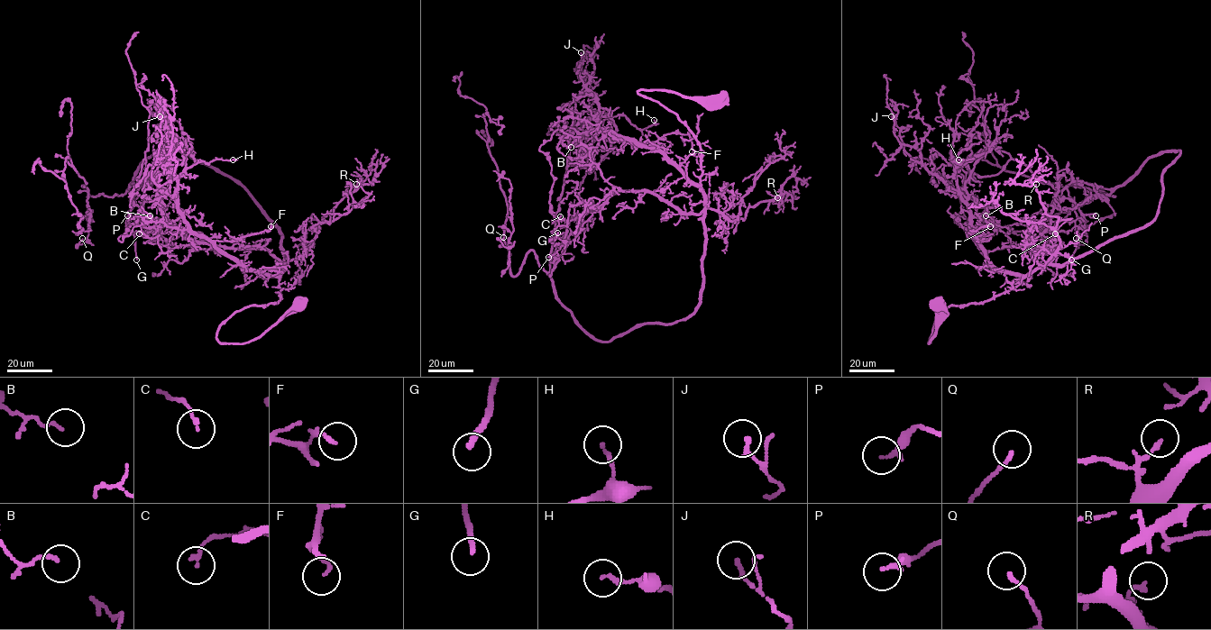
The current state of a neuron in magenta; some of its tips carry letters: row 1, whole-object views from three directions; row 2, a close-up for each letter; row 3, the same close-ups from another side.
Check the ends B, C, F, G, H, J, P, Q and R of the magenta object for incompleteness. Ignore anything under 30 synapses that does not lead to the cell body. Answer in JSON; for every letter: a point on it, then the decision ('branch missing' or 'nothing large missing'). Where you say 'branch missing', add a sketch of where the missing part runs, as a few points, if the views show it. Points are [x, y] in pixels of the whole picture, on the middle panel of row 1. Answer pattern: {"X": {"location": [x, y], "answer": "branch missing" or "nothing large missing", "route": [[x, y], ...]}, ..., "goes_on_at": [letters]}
{"B": {"location": [571, 147], "answer": "nothing large missing"}, "C": {"location": [560, 216], "answer": "nothing large missing"}, "F": {"location": [692, 151], "answer": "nothing large missing"}, "G": {"location": [557, 232], "answer": "branch missing", "route": [[557, 232], [561, 227], [580, 223]]}, "H": {"location": [654, 120], "answer": "nothing large missing"}, "J": {"location": [581, 52], "answer": "nothing large missing"}, "P": {"location": [548, 257], "answer": "nothing large missing"}, "Q": {"location": [503, 237], "answer": "nothing large missing"}, "R": {"location": [777, 197], "answer": "nothing large missing"}, "goes_on_at": ["G"]}

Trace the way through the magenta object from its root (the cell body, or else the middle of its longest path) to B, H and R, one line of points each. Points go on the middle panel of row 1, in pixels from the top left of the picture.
B: (720, 99), (637, 91), (695, 138), (700, 184), (611, 131), (582, 158), (556, 148), (571, 147)
H: (720, 99), (637, 91), (695, 138), (700, 184), (598, 121), (624, 114), (642, 130), (654, 120)
R: (720, 99), (637, 91), (672, 111), (699, 144), (708, 207), (743, 220), (749, 207), (777, 197)

